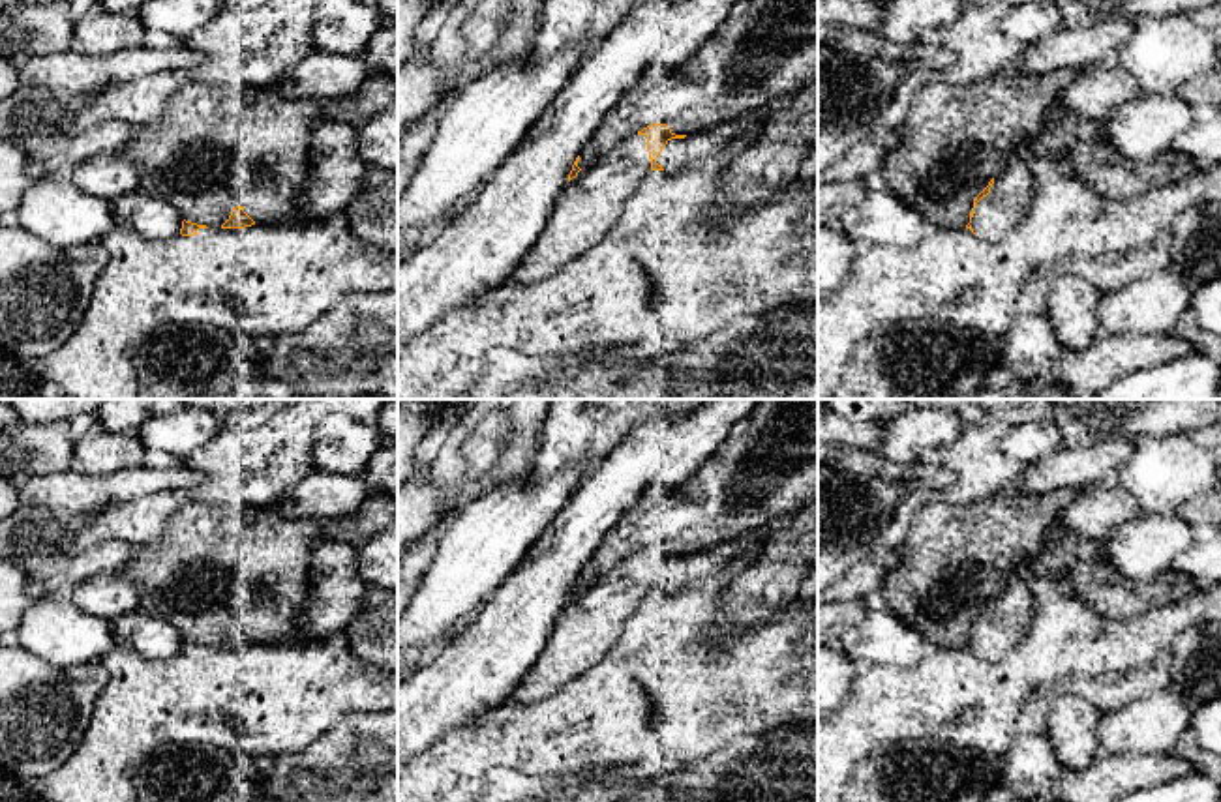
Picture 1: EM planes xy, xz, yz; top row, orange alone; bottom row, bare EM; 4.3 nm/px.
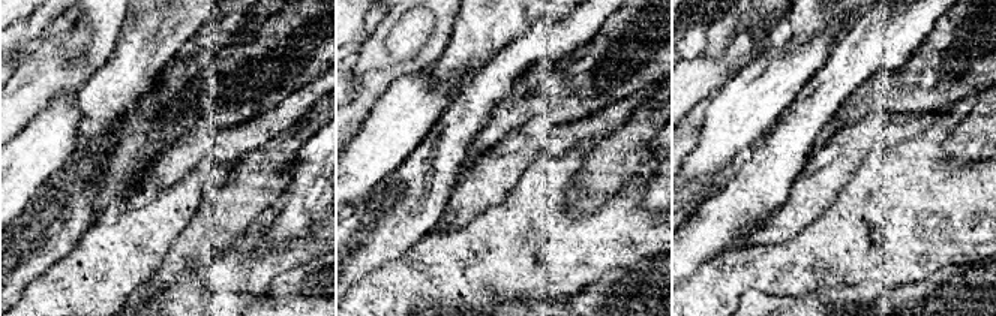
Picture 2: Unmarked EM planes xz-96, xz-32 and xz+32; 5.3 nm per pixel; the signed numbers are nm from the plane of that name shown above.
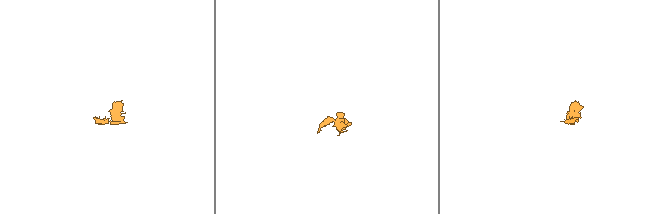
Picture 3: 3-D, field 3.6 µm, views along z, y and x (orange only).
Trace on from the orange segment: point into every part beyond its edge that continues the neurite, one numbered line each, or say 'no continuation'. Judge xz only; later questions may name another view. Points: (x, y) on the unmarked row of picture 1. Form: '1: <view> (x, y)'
1: xz (678, 572)
2: xz (593, 621)

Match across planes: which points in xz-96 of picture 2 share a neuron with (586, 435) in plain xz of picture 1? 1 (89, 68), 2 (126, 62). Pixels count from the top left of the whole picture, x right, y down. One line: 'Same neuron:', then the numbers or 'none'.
Same neuron: 2

